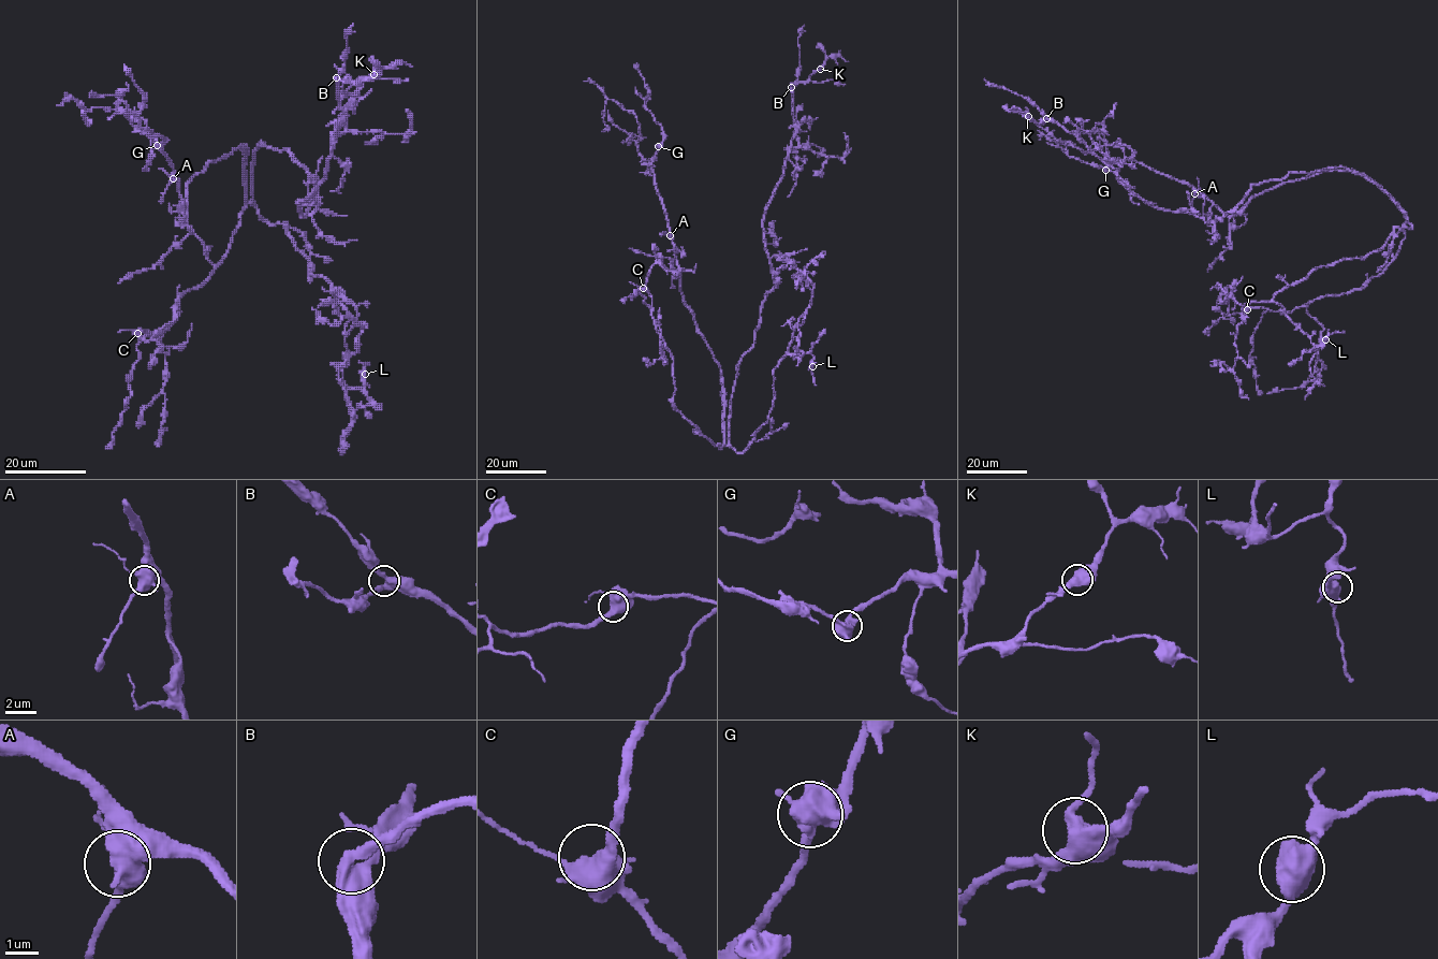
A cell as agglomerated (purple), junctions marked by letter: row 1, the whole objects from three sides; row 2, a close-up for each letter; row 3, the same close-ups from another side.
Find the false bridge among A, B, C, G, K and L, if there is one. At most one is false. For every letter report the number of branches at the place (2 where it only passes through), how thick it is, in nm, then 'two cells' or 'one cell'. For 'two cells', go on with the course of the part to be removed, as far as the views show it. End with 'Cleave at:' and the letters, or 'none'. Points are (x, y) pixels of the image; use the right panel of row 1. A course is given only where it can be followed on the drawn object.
A: 3 | 480 nm | one cell
B: 3 | 400 nm | one cell
C: 4 | 480 nm | one cell
G: 5 | 500 nm | one cell
K: 3 | 480 nm | one cell
L: 3 | 480 nm | one cell
Cleave at: none

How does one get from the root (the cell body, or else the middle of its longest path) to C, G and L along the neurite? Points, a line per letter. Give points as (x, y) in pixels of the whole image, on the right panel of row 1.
C: (1390, 197), (1407, 220), (1398, 253), (1380, 274), (1360, 289), (1320, 296), (1289, 311), (1261, 307), (1247, 309)
G: (1390, 197), (1404, 212), (1369, 179), (1323, 170), (1265, 190), (1227, 216), (1187, 184), (1132, 160), (1106, 170)
L: (1390, 197), (1411, 228), (1396, 228), (1365, 256), (1317, 266), (1274, 296), (1312, 350), (1325, 339)

